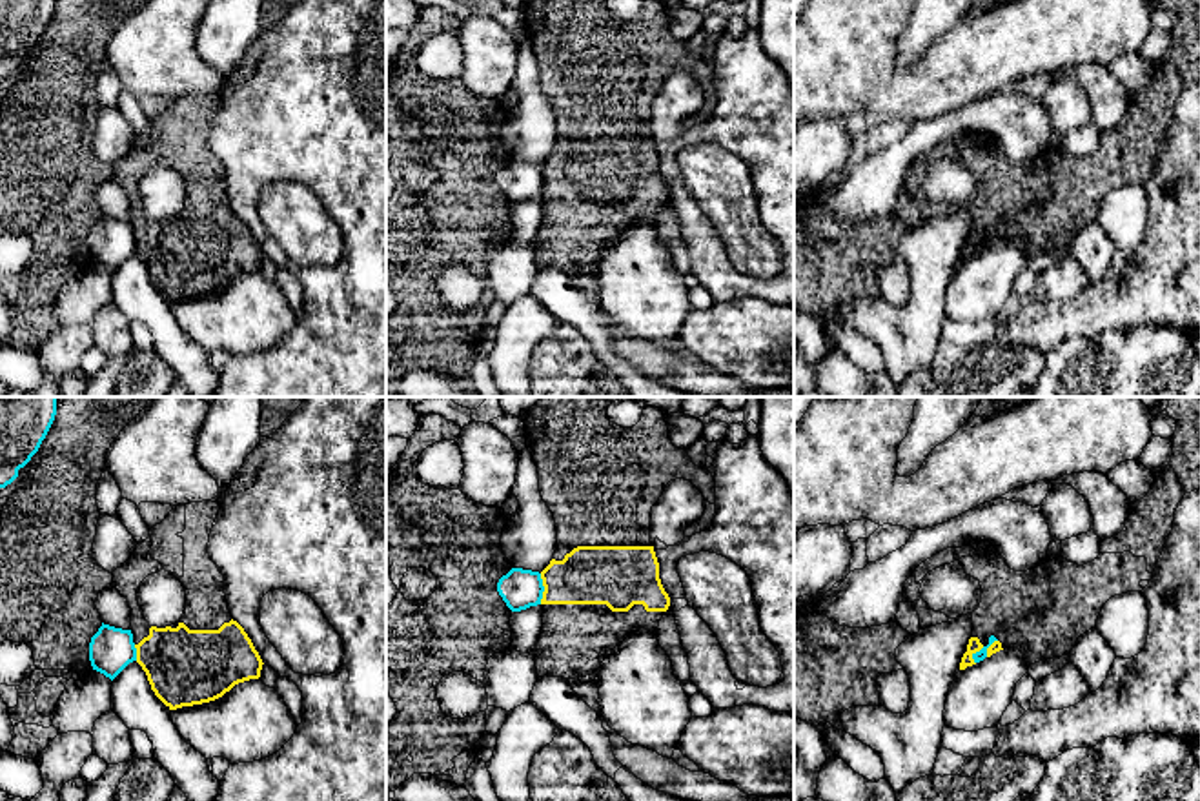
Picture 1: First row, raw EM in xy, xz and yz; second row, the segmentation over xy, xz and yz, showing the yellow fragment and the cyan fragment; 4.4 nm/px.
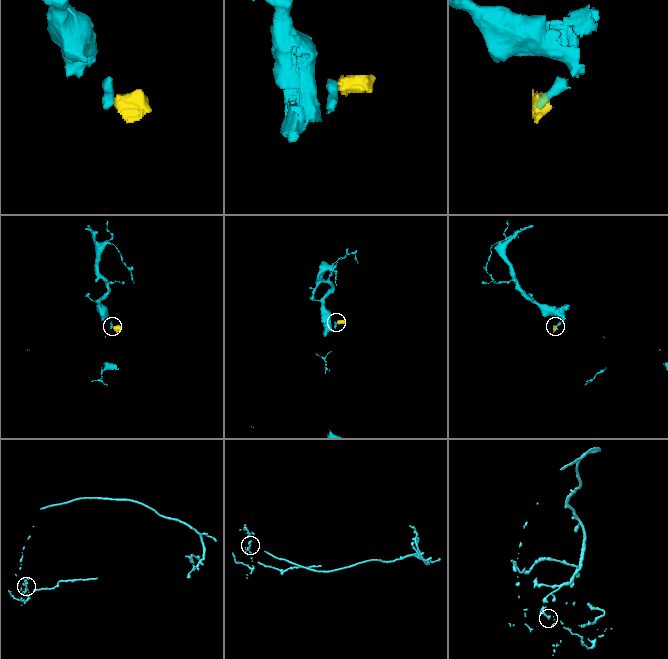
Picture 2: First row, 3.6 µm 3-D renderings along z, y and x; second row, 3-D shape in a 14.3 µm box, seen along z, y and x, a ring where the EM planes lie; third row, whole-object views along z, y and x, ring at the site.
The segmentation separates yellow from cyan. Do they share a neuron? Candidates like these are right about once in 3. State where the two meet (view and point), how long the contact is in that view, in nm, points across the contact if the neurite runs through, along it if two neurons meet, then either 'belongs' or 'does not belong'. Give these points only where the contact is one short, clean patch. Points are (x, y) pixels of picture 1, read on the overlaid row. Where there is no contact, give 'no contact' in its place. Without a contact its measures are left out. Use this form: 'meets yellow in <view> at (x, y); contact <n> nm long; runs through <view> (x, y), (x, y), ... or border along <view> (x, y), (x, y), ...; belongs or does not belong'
meets yellow in yz at (982, 647); contact 150 nm long; border along yz (996, 639), (986, 648), (982, 647), (973, 656), (973, 661); does not belong

